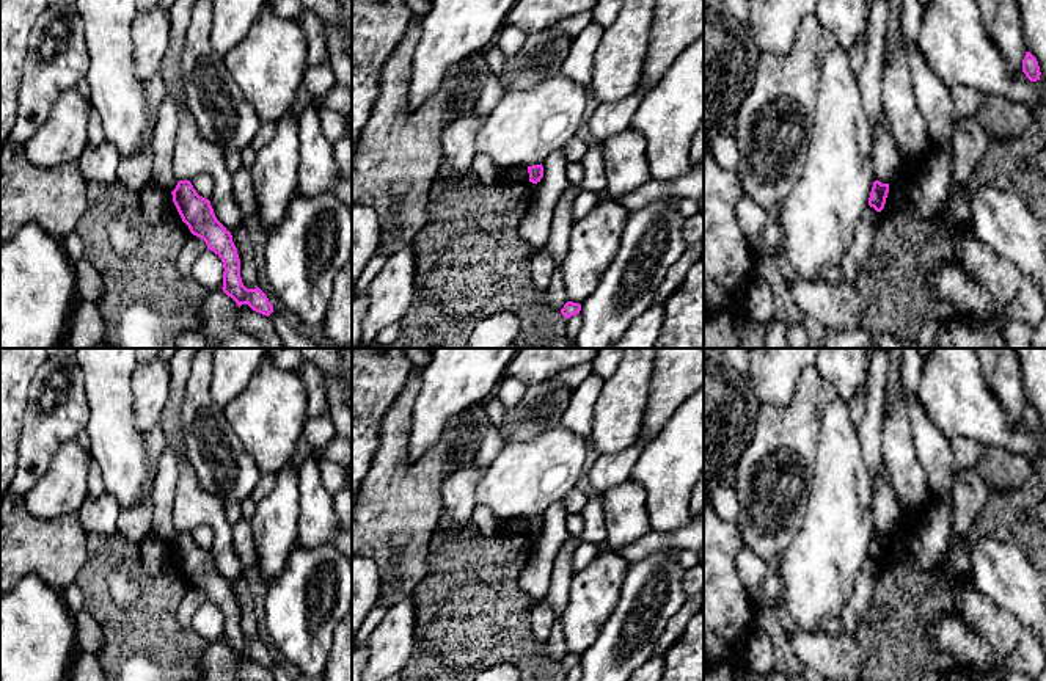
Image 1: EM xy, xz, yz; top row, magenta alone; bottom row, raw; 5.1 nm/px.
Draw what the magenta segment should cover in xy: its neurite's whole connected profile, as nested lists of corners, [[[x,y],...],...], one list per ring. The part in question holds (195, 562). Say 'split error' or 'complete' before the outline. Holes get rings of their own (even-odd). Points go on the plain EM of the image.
complete; [[[179,532],[171,543],[173,554],[188,577],[190,584],[203,590],[207,601],[214,603],[223,614],[223,643],[237,657],[248,656],[253,662],[270,667],[273,657],[259,640],[247,640],[240,629],[240,610],[231,584],[217,571],[210,552],[199,548],[190,532]]]

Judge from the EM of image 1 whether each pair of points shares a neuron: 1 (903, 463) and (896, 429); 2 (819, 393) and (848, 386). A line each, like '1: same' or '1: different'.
1: same
2: different

